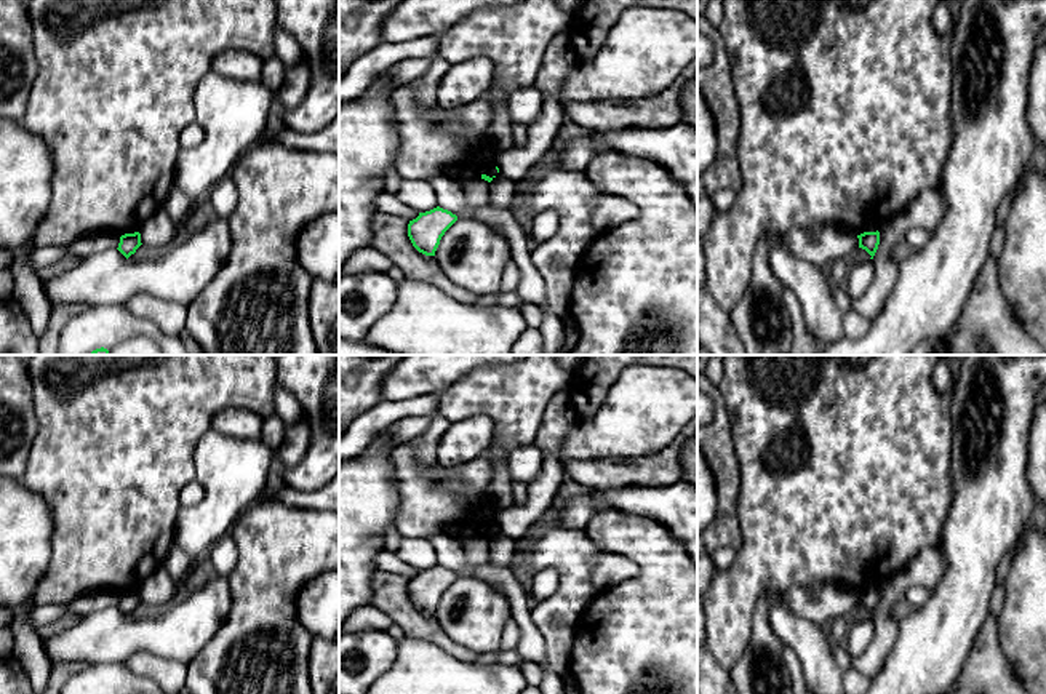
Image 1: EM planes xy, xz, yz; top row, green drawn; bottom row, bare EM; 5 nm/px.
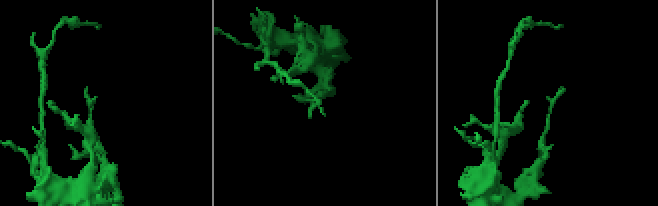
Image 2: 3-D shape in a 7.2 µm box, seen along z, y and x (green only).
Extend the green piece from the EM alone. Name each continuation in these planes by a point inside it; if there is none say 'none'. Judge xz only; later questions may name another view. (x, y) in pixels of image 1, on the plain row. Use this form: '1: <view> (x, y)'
none

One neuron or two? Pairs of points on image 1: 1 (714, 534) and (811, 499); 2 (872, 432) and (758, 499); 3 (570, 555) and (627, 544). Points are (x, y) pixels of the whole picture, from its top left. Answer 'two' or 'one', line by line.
1: two
2: one
3: two

